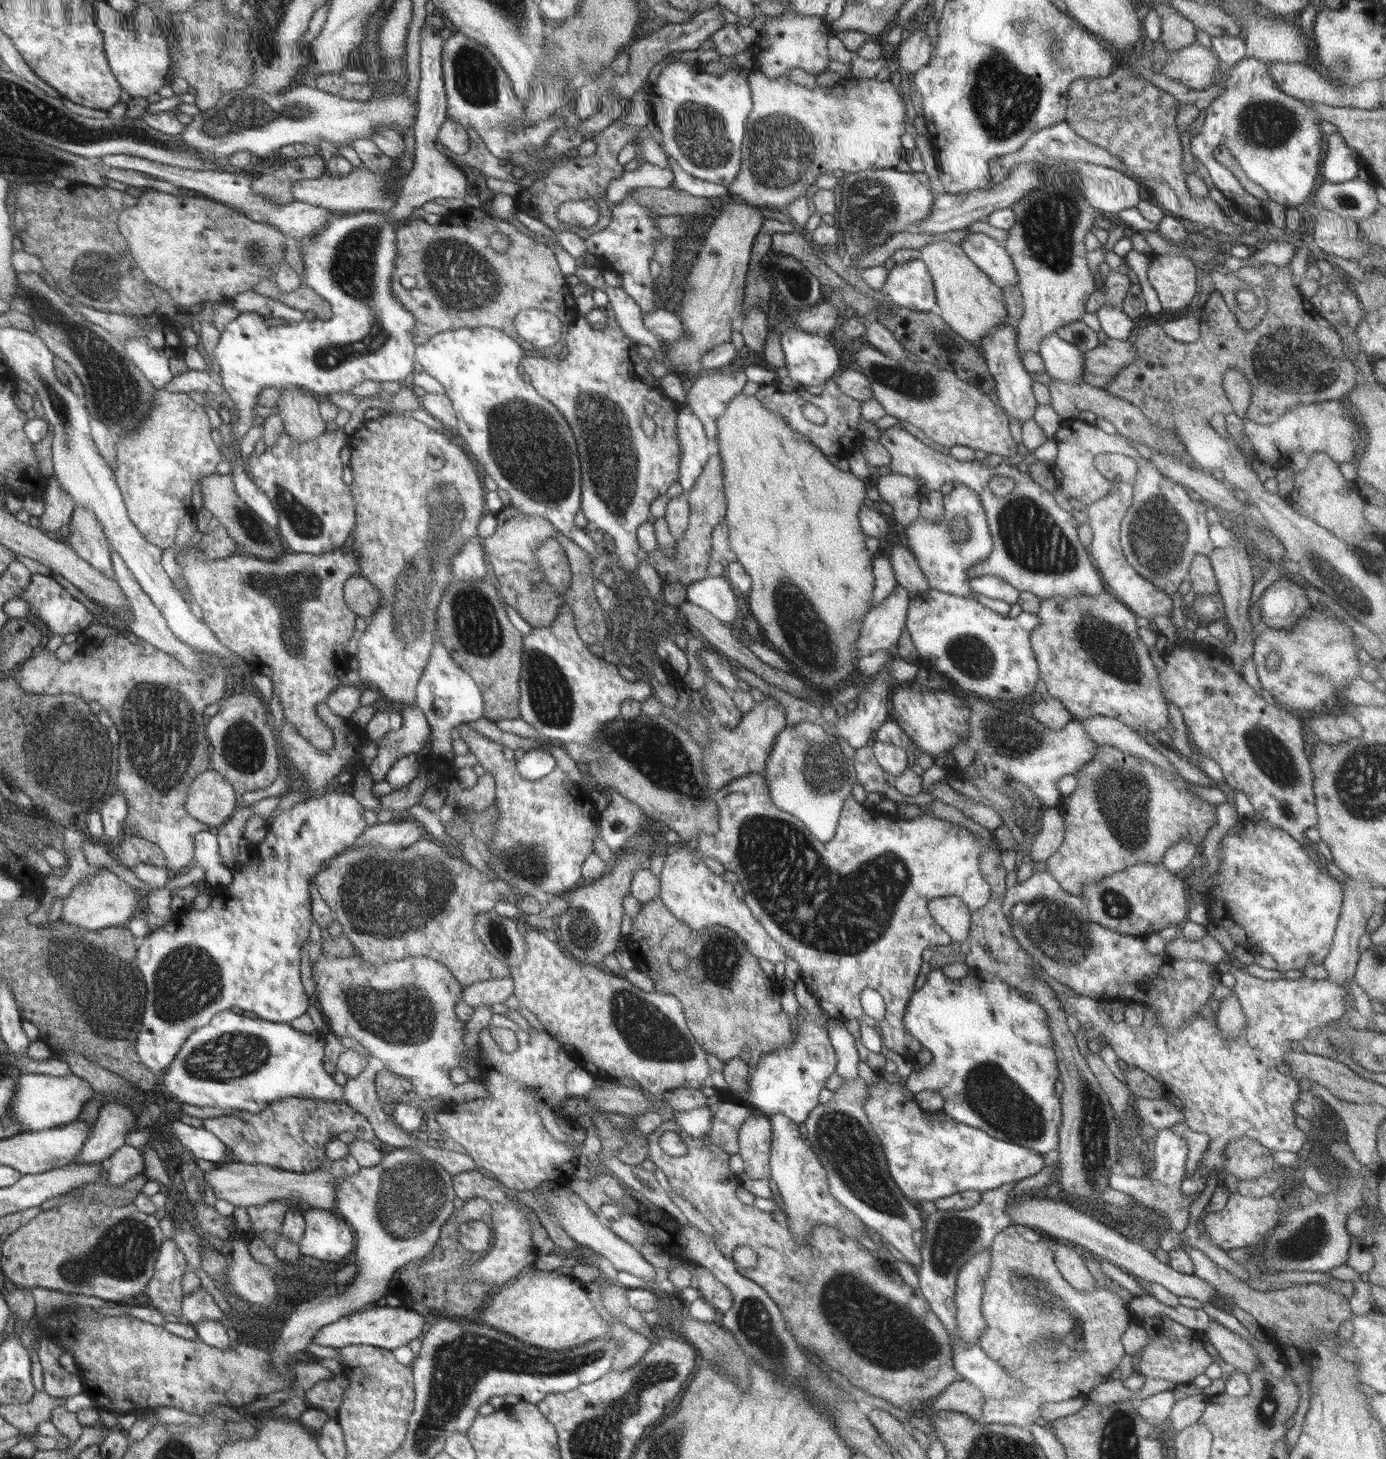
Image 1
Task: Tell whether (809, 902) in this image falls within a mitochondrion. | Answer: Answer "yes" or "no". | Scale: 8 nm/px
yes

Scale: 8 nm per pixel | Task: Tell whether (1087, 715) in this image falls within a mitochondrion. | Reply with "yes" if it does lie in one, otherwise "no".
no

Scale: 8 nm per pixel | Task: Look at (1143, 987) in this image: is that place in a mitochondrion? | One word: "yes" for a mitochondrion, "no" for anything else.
no

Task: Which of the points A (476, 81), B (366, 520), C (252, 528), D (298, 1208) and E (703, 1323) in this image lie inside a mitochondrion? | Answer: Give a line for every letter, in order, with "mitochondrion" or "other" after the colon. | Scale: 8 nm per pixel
A: mitochondrion
B: other
C: mitochondrion
D: other
E: other

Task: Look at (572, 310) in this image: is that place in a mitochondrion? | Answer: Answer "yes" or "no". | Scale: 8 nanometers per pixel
no

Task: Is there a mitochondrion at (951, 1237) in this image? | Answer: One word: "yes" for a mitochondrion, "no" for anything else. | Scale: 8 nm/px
yes

